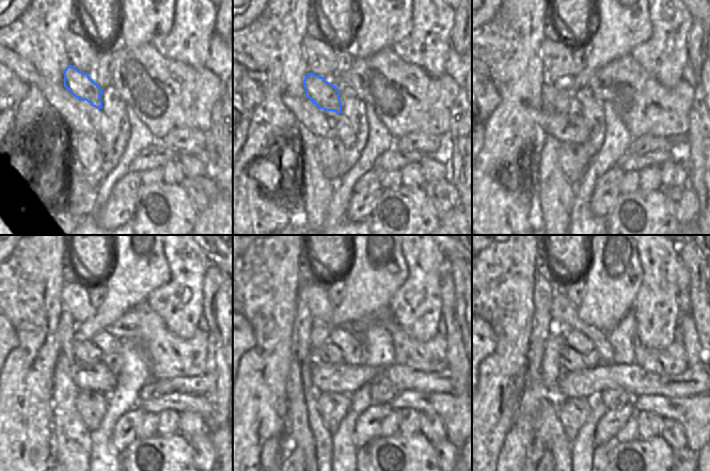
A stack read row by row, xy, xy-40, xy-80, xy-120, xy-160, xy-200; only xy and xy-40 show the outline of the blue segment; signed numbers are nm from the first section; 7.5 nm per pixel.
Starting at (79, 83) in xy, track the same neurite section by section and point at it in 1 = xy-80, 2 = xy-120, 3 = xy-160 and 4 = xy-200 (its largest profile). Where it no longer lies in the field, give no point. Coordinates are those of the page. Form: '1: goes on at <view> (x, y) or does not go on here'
1: goes on at xy-80 (561, 101)
2: goes on at xy-120 (87, 351)
3: goes on at xy-160 (328, 352)
4: goes on at xy-200 (569, 360)

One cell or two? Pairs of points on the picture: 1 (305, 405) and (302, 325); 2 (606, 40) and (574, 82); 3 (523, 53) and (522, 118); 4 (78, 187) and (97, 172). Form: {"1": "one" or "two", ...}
{"1": "one", "2": "one", "3": "one", "4": "two"}

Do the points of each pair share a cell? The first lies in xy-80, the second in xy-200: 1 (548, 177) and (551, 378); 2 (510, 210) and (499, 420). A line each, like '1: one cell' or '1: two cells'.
1: two cells
2: one cell

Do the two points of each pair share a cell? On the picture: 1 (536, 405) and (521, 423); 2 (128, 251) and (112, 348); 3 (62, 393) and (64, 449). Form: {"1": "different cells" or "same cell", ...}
{"1": "different cells", "2": "different cells", "3": "same cell"}

